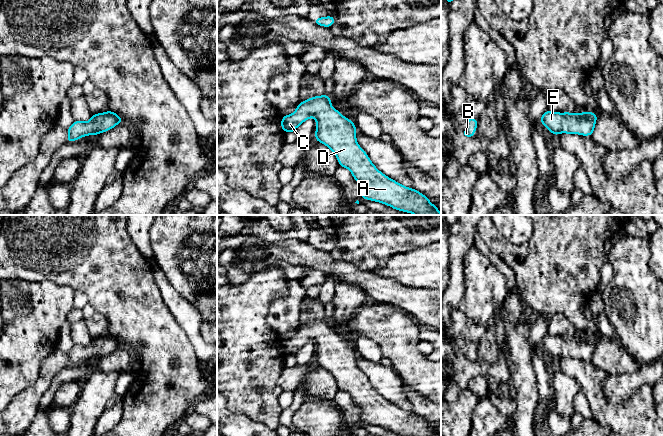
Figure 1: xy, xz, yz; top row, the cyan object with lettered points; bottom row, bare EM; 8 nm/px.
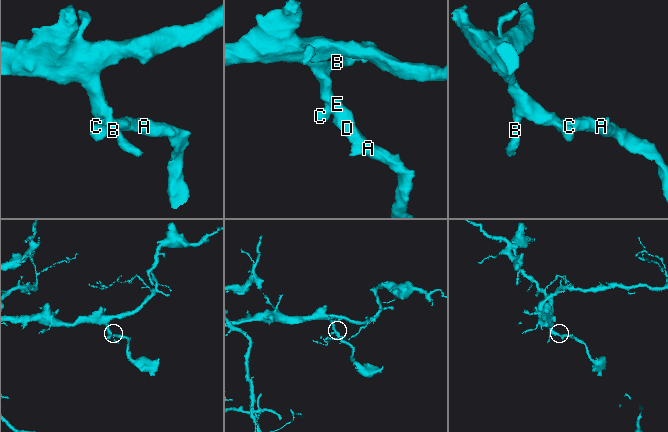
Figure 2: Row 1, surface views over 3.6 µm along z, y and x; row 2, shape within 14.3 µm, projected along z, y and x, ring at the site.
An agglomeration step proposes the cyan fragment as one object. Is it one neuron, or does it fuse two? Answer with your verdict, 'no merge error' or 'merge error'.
no merge error

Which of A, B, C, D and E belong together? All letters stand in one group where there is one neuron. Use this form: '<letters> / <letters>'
A B C D E

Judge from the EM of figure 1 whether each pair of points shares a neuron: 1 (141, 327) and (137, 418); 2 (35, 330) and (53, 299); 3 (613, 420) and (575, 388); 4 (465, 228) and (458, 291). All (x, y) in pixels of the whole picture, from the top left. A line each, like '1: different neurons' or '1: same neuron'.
1: same neuron
2: same neuron
3: different neurons
4: same neuron

